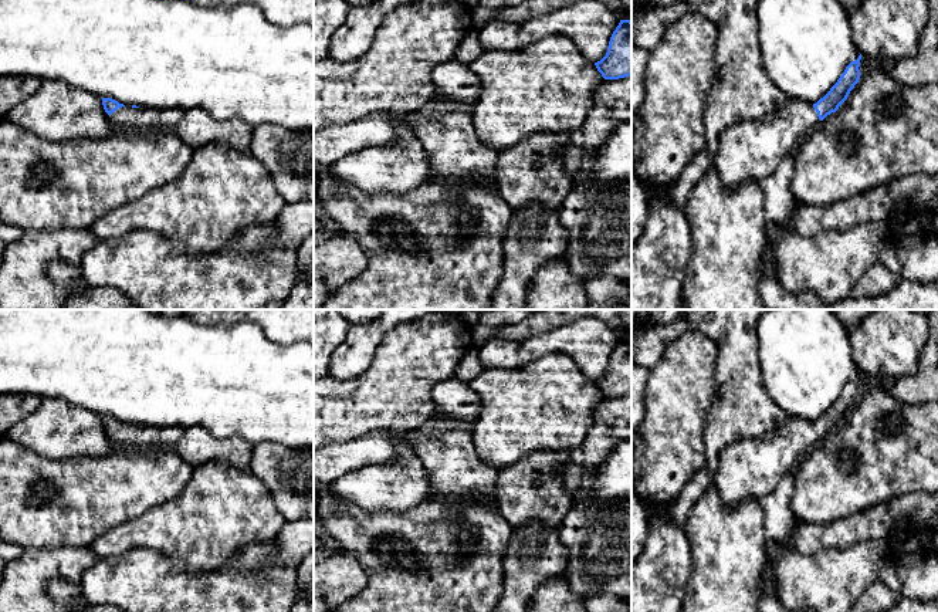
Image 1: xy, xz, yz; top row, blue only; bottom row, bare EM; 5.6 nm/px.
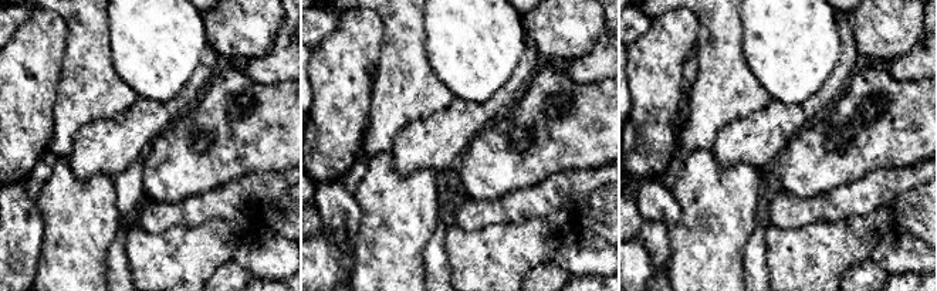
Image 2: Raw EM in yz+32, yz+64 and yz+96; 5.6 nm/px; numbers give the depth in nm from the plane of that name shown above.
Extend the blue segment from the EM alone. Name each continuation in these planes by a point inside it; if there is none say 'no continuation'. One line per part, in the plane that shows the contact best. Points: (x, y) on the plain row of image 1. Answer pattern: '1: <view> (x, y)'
1: yz (748, 469)

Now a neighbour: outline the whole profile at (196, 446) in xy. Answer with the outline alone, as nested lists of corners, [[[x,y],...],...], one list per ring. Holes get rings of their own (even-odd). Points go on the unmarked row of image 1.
[[[189,427],[175,444],[176,453],[192,467],[217,461],[237,470],[248,469],[254,444],[240,436],[216,439],[203,427]]]

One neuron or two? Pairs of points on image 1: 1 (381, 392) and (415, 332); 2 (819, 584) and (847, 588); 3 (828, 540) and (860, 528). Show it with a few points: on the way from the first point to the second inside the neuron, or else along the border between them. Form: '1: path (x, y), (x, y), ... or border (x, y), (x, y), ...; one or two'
1: path (395, 378), (415, 355), (415, 347); one
2: path (826, 584), (840, 584); one
3: path (836, 534), (852, 530); one

